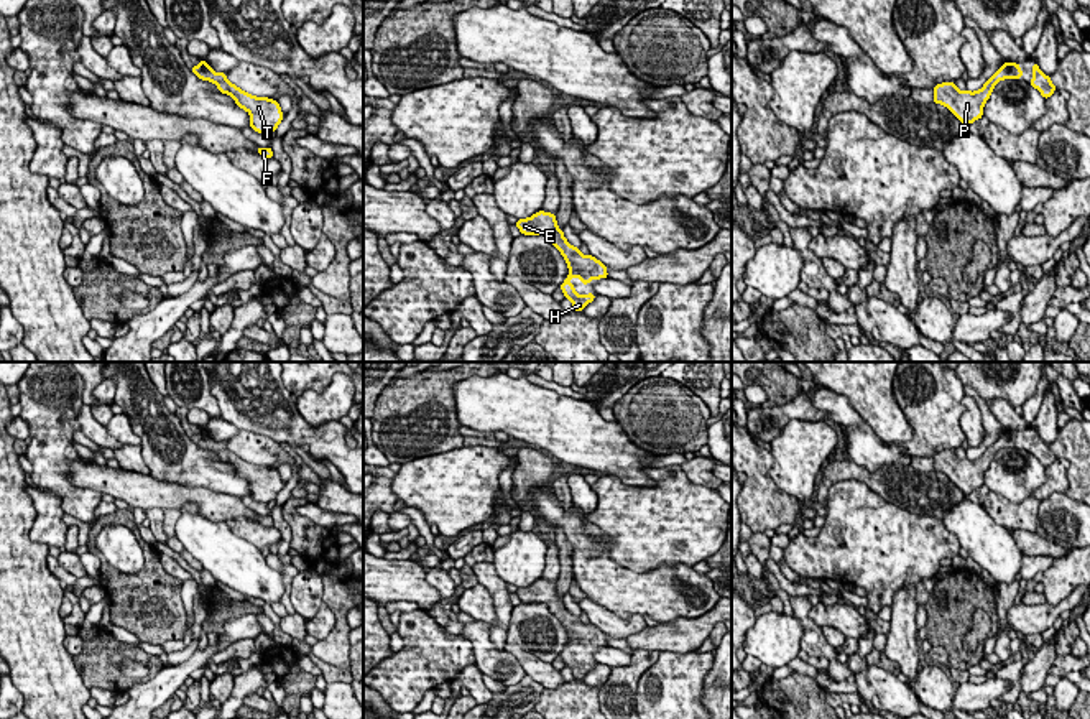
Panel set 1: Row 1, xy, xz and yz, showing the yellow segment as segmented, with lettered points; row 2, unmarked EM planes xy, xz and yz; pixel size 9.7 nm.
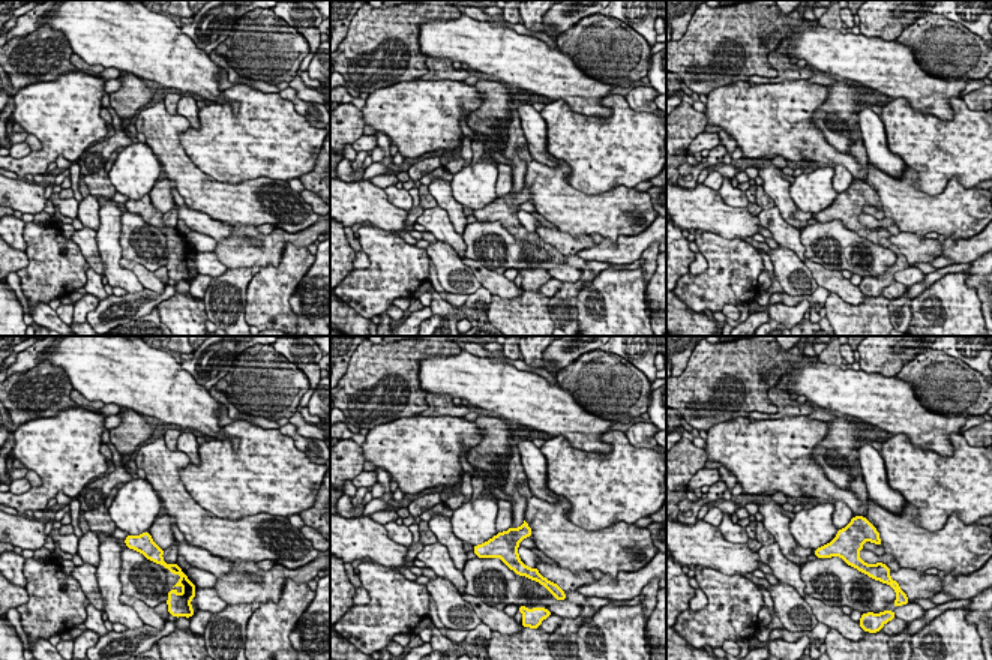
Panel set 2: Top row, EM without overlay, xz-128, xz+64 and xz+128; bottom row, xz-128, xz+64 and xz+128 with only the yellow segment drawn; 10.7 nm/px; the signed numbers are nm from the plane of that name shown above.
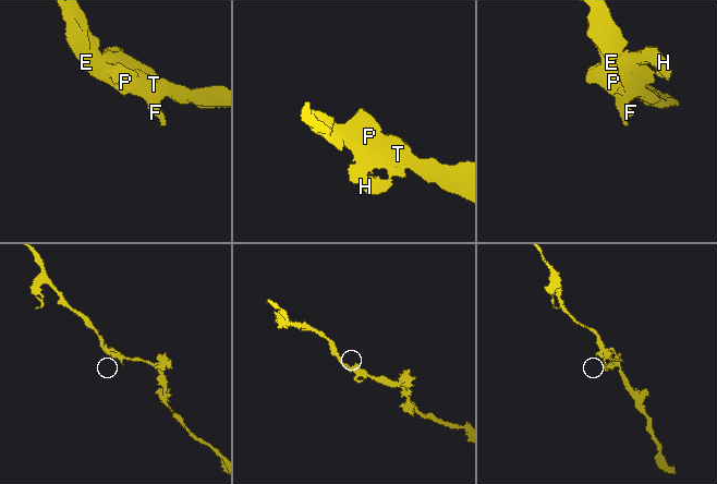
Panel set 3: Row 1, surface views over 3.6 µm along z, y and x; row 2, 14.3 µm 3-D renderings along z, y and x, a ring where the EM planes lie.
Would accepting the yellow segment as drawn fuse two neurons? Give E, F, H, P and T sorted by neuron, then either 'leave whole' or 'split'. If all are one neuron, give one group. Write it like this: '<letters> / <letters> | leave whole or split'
E F H P T | leave whole

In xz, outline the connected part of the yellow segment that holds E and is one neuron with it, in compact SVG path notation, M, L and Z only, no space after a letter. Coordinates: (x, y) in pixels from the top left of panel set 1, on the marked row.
M539 211L528 219L518 219L516 227L523 235L546 235L547 240L561 252L564 257L569 276L559 286L566 299L572 301L574 311L584 311L584 308L595 299L593 293L577 295L575 288L569 281L577 276L582 285L589 285L592 280L608 278L607 267L592 255L584 255L580 248L570 245L564 232L557 227L556 212L549 214Z

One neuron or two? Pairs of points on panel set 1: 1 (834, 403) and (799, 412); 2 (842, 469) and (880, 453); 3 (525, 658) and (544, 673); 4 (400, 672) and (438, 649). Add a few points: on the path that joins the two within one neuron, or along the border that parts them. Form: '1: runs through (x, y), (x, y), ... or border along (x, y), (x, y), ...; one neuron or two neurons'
1: border along (808, 397), (827, 417); two neurons
2: border along (850, 458), (870, 471), (895, 464); two neurons
3: runs through (530, 663), (540, 672); one neuron
4: runs through (410, 672), (428, 658); one neuron

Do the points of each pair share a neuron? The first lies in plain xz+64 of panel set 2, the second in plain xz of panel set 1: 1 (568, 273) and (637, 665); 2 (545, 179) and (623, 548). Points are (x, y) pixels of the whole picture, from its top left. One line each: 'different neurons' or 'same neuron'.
1: different neurons
2: different neurons

